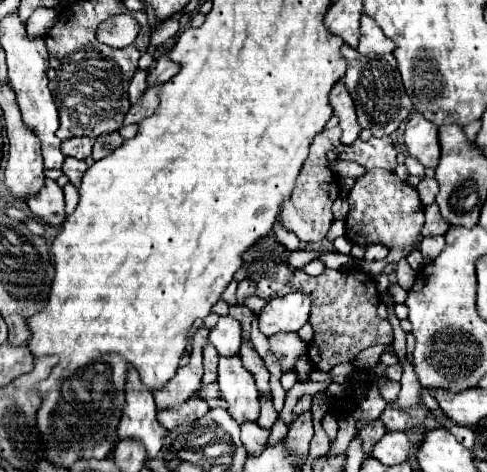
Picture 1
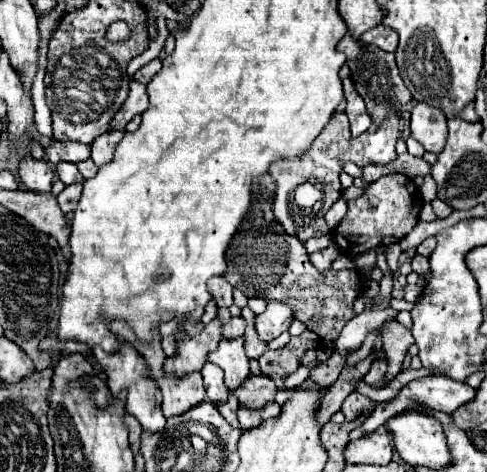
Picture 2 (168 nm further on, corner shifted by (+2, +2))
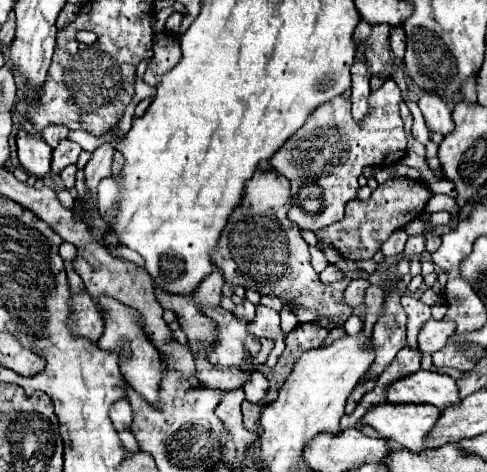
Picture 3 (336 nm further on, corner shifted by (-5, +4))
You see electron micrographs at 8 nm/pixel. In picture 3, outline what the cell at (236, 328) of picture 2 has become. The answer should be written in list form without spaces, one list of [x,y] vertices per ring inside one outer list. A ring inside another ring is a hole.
[[[244,299],[240,305],[236,305],[234,315],[236,315],[236,317],[242,317],[242,319],[246,319],[246,321],[250,321],[250,319],[254,317],[254,305],[252,305],[248,299]]]

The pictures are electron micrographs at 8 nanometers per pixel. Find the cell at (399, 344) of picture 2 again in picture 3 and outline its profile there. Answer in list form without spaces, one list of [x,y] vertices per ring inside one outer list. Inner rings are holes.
[[[430,319],[422,329],[420,329],[420,335],[418,335],[418,347],[422,353],[434,353],[438,351],[440,347],[446,345],[448,337],[456,331],[456,323],[448,321],[448,319],[442,319],[442,321],[436,321],[436,319]]]

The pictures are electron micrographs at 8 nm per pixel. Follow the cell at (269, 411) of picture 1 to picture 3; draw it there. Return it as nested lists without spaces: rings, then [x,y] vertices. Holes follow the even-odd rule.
[[[198,351],[194,359],[196,359],[196,377],[210,387],[220,387],[230,391],[230,389],[244,387],[244,383],[250,377],[250,373],[244,373],[238,367],[216,367],[208,363],[204,351]]]

